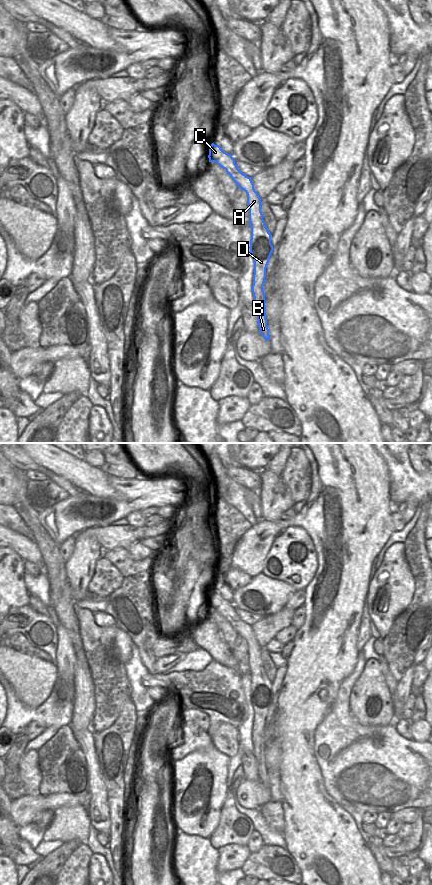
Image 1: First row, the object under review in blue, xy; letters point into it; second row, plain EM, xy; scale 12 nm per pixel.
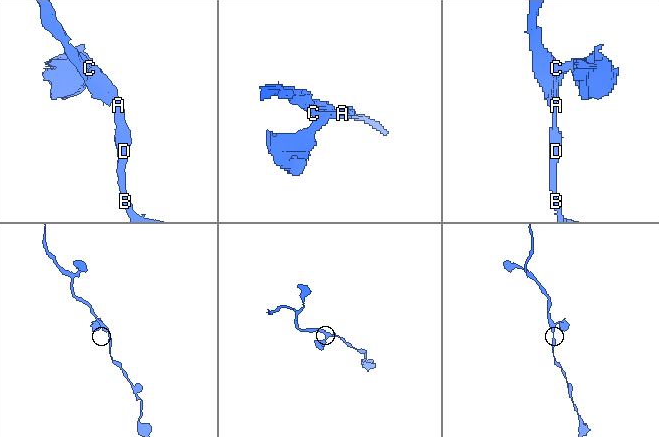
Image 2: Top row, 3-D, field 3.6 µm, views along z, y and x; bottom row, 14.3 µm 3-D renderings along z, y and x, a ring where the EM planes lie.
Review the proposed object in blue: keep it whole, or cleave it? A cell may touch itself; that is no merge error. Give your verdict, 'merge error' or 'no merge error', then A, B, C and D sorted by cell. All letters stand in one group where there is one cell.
no merge error; groups A B C D

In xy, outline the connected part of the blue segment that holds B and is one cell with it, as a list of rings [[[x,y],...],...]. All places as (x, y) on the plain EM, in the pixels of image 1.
[[[211,592],[209,597],[209,610],[216,610],[226,618],[238,636],[247,642],[247,653],[249,655],[249,674],[251,676],[250,701],[254,709],[253,733],[253,755],[257,761],[259,781],[270,790],[269,777],[265,763],[265,741],[263,733],[266,726],[266,716],[269,706],[273,700],[271,682],[269,681],[263,662],[261,660],[261,647],[254,637],[252,626],[243,622],[235,612],[235,607],[224,600],[219,593]]]

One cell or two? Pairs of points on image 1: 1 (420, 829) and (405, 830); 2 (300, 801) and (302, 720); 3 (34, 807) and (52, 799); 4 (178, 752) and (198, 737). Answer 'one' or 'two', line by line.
1: two
2: one
3: two
4: one

